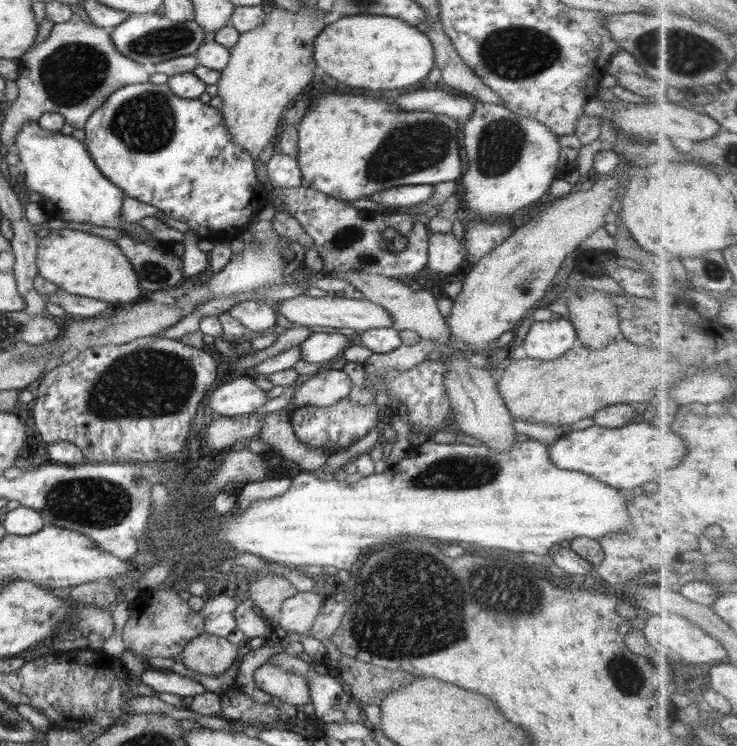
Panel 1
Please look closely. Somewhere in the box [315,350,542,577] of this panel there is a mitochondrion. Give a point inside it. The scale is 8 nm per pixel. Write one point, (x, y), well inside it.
(454, 471)

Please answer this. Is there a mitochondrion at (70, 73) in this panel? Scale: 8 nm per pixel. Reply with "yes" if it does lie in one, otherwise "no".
yes

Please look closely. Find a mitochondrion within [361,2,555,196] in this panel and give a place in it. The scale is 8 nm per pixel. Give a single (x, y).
(501, 140)

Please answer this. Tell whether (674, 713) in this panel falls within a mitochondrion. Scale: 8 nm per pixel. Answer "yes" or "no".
no

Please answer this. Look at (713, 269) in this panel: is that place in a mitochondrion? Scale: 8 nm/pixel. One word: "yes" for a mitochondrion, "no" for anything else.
yes

